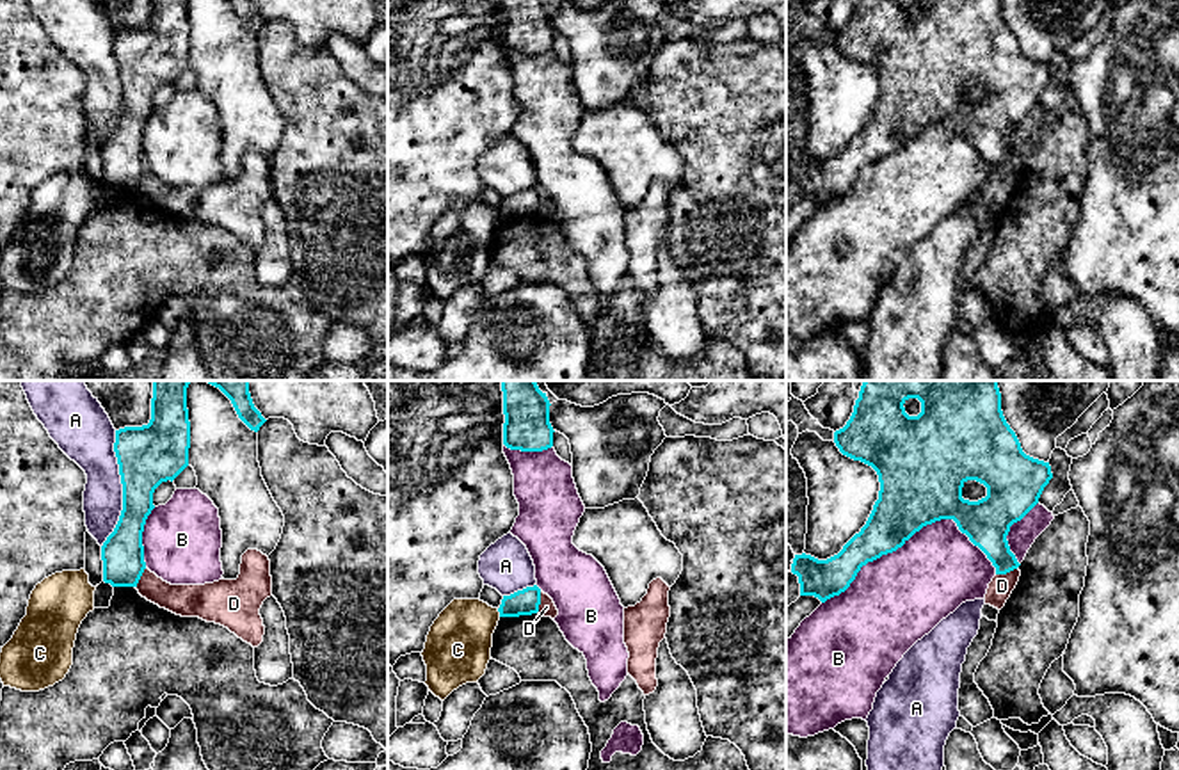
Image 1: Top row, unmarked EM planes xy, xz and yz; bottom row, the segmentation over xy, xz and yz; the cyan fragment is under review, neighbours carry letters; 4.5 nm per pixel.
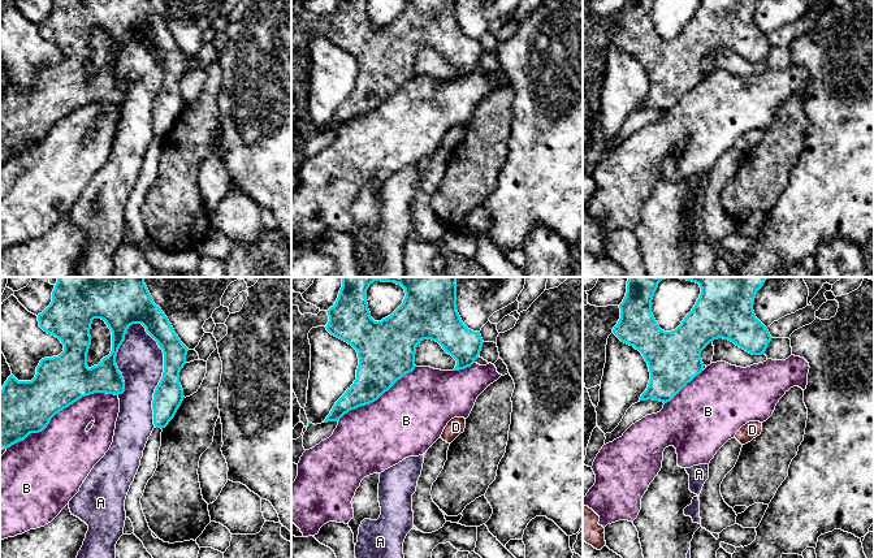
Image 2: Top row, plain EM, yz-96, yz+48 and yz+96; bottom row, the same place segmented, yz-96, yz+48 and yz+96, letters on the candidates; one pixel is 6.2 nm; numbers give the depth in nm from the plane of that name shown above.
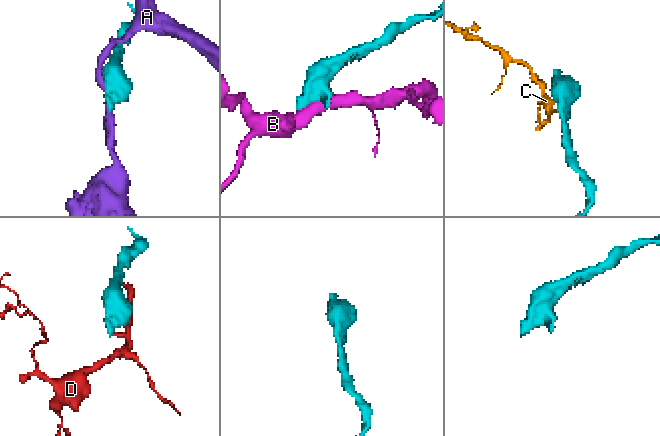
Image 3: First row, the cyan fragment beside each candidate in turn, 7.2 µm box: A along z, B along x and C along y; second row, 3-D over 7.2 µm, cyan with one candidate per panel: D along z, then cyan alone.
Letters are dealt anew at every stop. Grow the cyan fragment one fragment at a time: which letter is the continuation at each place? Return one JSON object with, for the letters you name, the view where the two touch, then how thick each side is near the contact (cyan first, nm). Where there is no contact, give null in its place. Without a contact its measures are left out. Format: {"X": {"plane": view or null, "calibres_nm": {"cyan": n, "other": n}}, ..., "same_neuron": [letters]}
{"same_neuron": []}

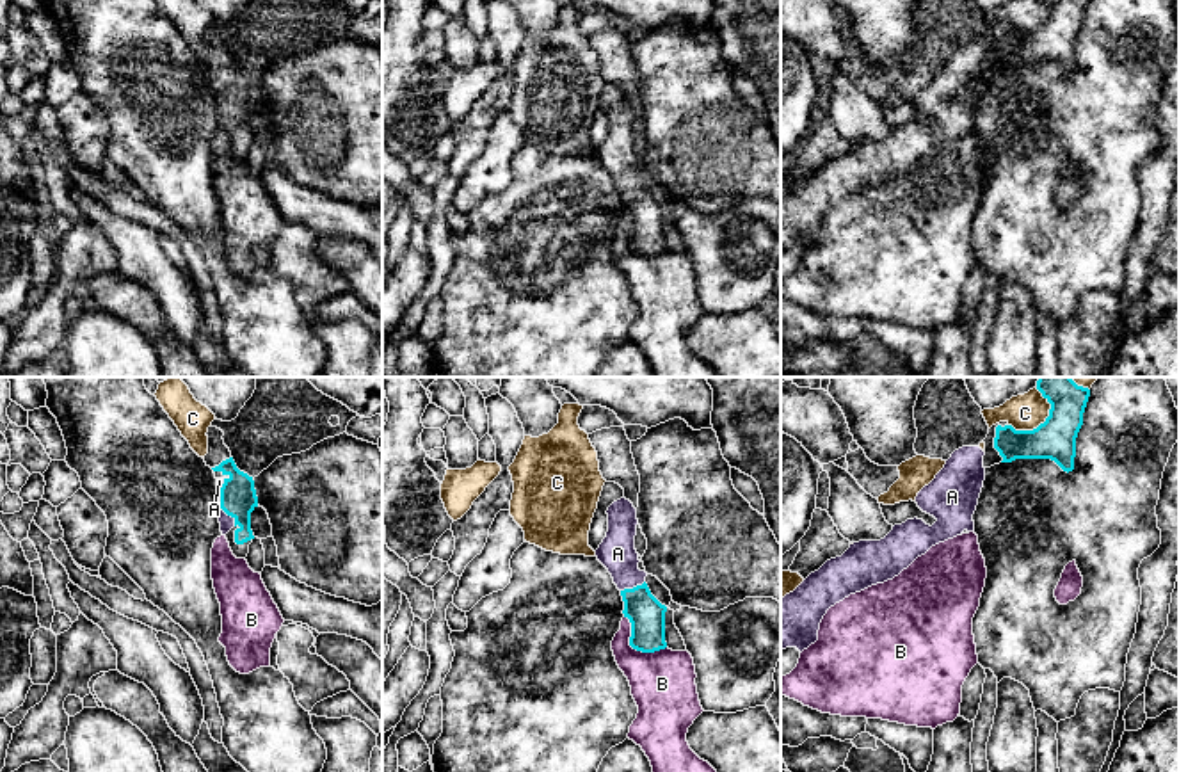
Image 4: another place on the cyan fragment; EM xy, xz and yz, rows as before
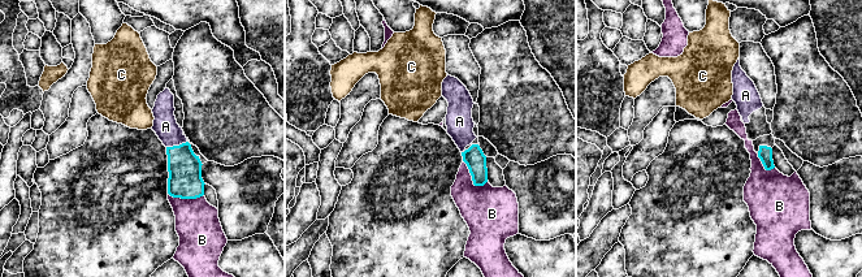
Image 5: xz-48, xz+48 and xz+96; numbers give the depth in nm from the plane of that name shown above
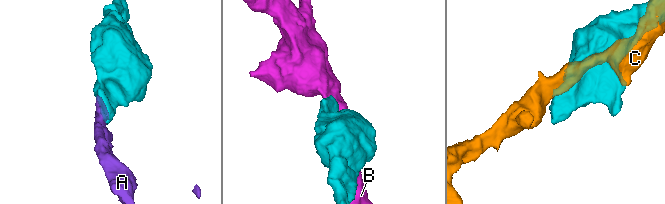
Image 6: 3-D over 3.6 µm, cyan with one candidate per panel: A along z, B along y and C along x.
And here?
{"A": {"plane": "xz", "calibres_nm": {"cyan": 160, "other": 170}}, "same_neuron": ["A"]}

